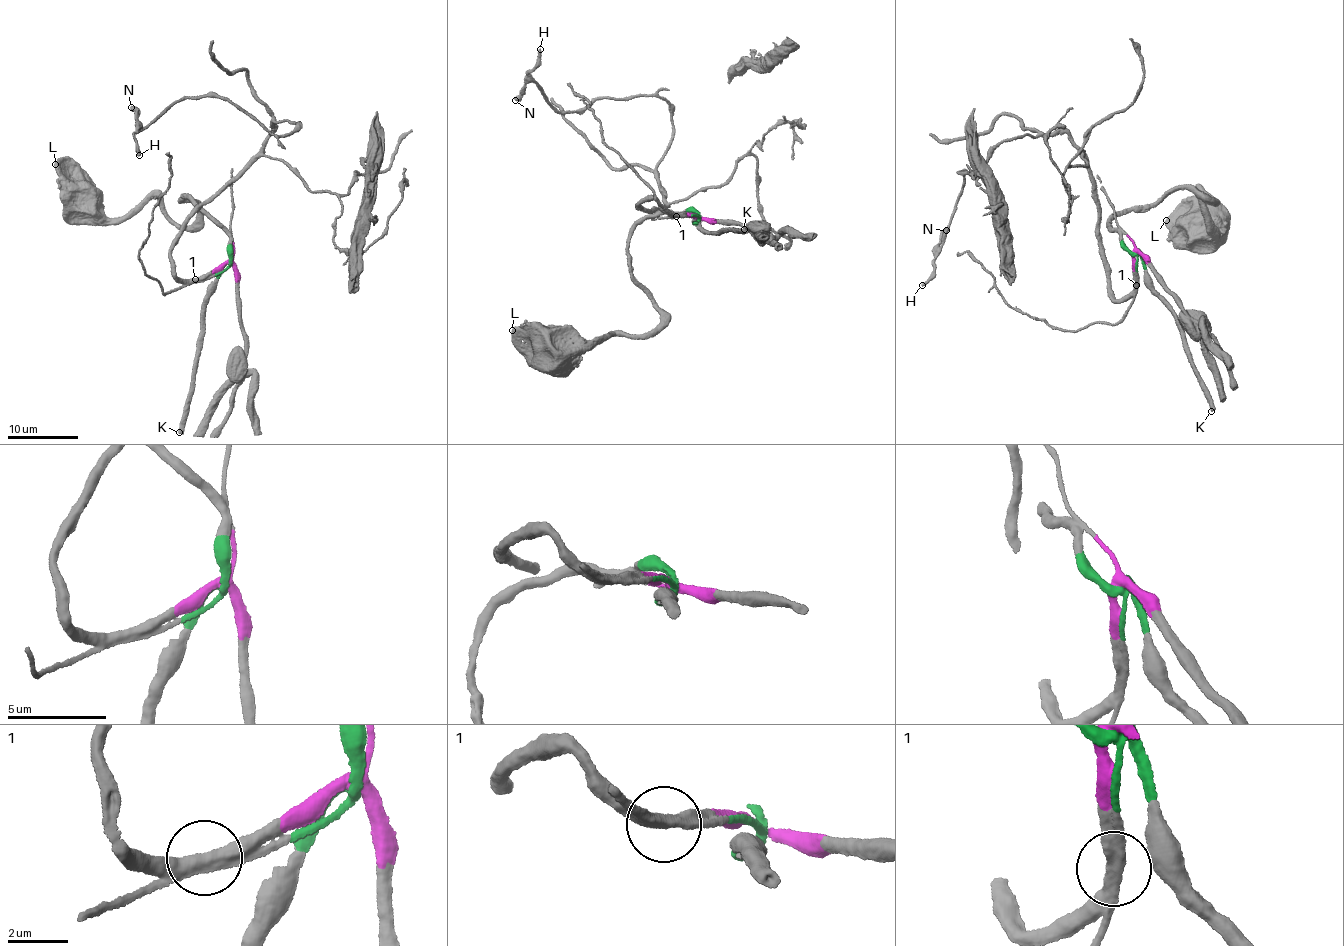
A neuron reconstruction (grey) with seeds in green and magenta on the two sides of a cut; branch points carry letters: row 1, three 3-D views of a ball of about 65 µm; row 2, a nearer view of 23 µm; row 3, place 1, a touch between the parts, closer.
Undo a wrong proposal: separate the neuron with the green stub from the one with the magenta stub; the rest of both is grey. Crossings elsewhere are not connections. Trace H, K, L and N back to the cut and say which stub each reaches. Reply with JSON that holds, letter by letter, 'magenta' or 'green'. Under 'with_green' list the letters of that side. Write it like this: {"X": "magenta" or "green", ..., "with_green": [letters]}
{"H": "magenta", "K": "green", "L": "green", "N": "magenta", "with_green": ["K", "L"]}

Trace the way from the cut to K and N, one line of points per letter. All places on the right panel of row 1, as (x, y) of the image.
K: (1136, 252), (1142, 259), (1145, 277), (1168, 308), (1212, 411)
N: (1136, 252), (1118, 300), (1066, 133), (1005, 139), (976, 179), (958, 174), (941, 245), (947, 230)

